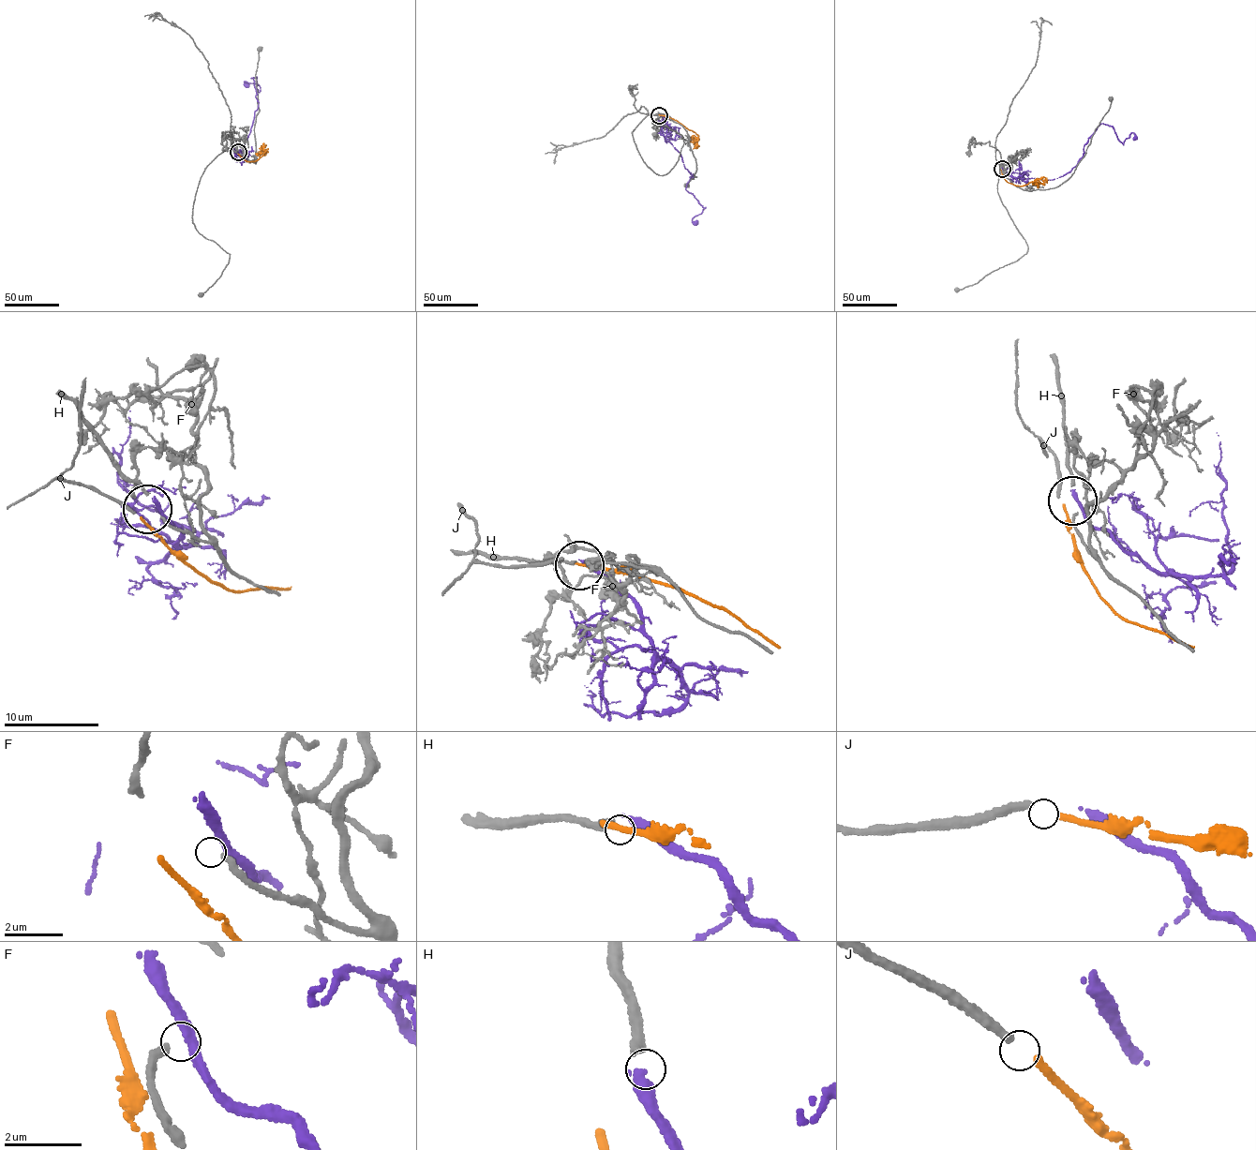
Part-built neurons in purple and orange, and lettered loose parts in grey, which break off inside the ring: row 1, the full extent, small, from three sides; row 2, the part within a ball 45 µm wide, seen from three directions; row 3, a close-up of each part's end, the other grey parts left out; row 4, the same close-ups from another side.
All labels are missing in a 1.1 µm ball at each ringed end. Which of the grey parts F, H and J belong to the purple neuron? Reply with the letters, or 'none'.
H

